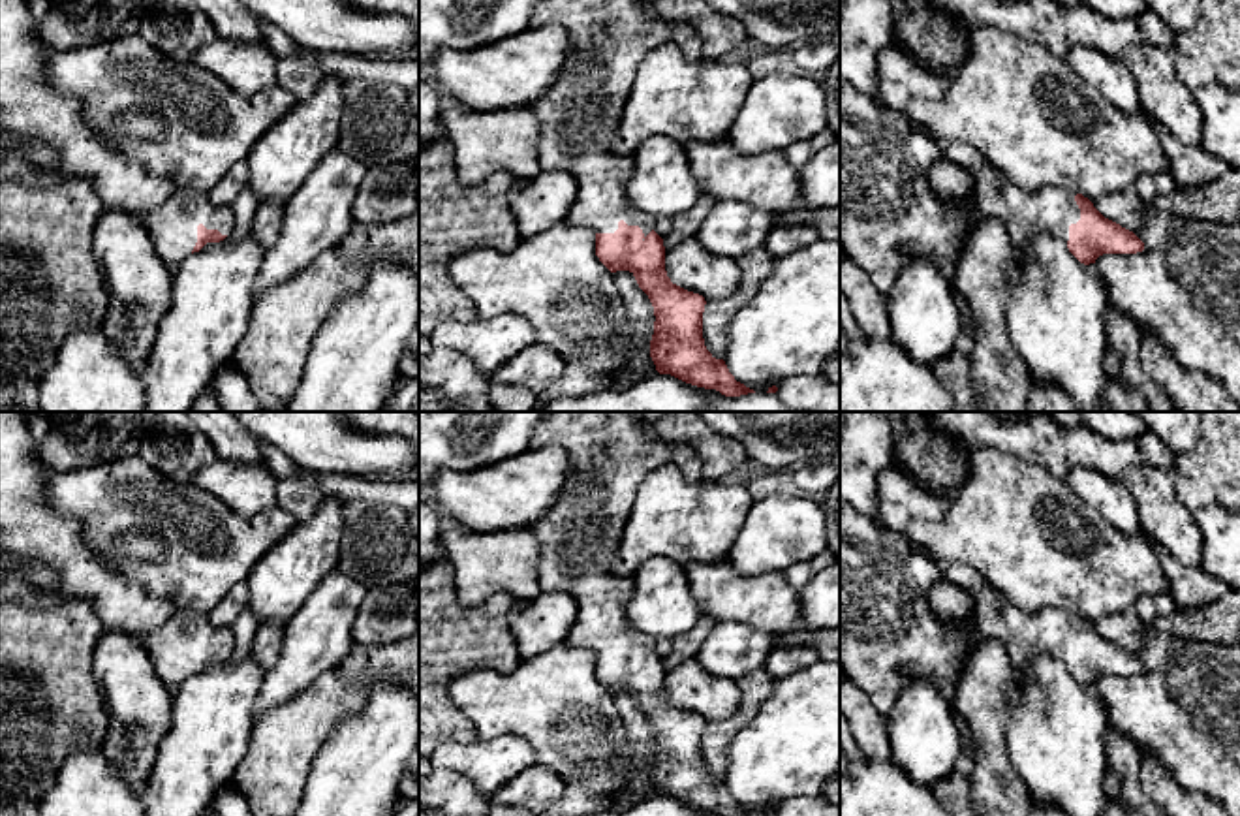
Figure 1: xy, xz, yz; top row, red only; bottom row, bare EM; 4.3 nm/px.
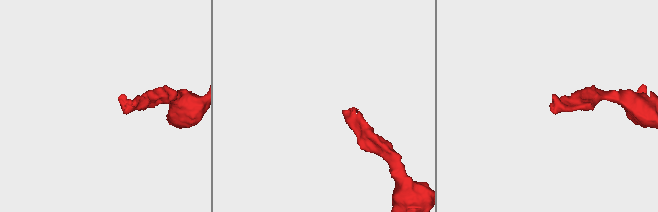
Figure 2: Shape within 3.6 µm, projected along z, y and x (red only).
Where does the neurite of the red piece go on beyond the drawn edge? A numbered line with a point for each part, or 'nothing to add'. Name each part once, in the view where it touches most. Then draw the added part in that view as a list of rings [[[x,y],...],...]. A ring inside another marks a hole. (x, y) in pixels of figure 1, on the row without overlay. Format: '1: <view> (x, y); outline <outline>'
1: xz (611, 454); outline [[[541,412],[530,447],[547,446],[562,447],[573,470],[554,506],[528,528],[541,553],[541,592],[564,592],[575,600],[577,619],[566,641],[569,647],[614,654],[624,641],[628,647],[639,647],[646,658],[656,639],[633,630],[626,619],[635,583],[631,575],[612,575],[609,568],[643,479],[665,464],[676,464],[686,479],[701,479],[701,455],[688,444],[650,436],[641,412]]]

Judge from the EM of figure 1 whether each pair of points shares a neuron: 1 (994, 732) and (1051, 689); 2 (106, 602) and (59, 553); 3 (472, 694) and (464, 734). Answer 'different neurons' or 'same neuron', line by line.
1: different neurons
2: same neuron
3: different neurons

